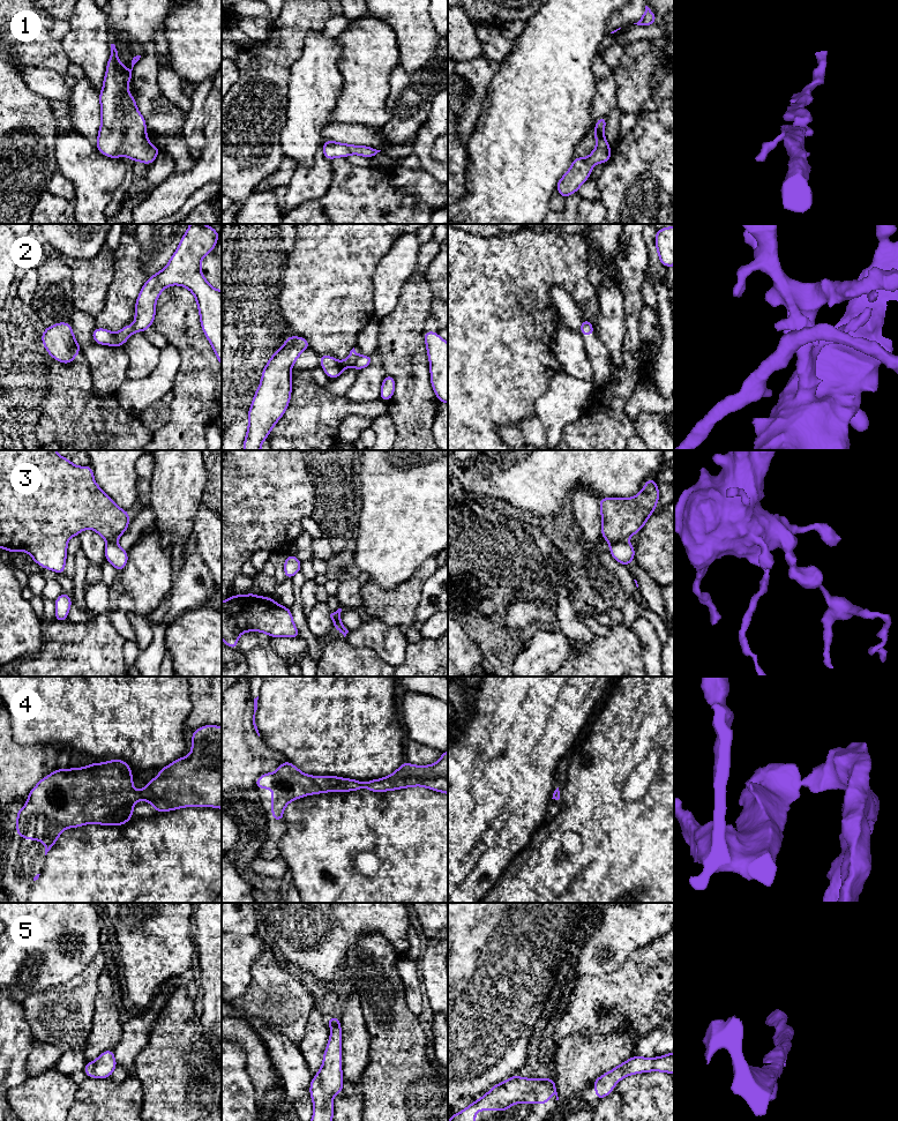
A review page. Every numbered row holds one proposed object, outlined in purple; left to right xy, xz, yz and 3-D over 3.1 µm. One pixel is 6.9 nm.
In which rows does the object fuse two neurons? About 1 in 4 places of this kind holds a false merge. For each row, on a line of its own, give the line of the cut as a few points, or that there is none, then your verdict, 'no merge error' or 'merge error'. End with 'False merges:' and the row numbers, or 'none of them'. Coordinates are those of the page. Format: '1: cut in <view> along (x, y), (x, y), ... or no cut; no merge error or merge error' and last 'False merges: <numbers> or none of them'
1: no cut; no merge error
2: cut in xz along (359, 356), (352, 365); merge error
3: cut in yz along (626, 539), (610, 544); merge error
4: no cut; no merge error
5: no cut; no merge error
False merges: 2, 3

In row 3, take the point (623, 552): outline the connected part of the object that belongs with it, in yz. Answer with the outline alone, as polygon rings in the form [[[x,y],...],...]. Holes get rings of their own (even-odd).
[[[622,540],[620,543],[609,544],[609,552],[614,560],[628,568],[629,563],[635,559],[635,547]]]

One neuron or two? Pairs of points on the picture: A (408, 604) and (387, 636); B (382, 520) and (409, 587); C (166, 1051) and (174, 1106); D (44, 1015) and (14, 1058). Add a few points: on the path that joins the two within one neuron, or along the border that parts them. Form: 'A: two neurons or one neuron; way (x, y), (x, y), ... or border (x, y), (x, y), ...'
A: two neurons; border (372, 617), (398, 627)
B: two neurons; border (425, 561), (405, 581), (390, 588), (380, 587)
C: one neuron; way (174, 1065), (174, 1092)
D: two neurons; border (22, 1008), (30, 1033), (35, 1039)

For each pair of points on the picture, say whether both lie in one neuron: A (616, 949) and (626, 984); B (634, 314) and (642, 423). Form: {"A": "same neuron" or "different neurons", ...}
{"A": "different neurons", "B": "different neurons"}

